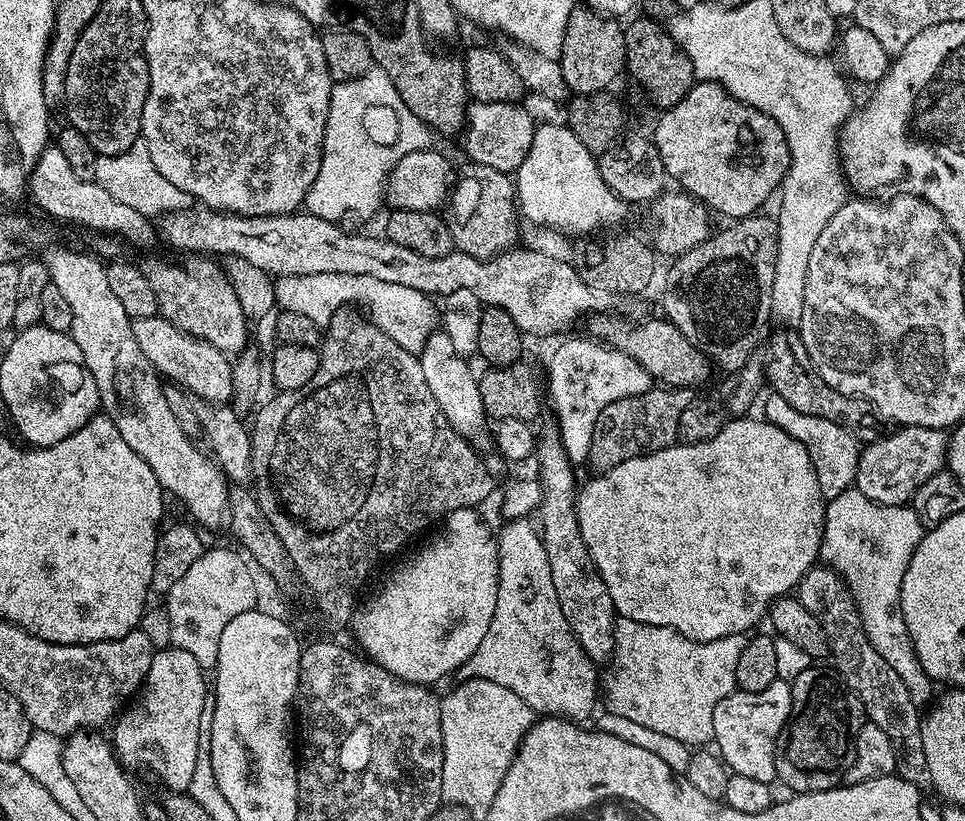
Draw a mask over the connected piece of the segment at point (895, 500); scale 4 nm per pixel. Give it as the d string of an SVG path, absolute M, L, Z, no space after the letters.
M900 426L889 431L861 451L855 488L882 506L907 505L918 486L945 467L949 439L949 433L942 428Z

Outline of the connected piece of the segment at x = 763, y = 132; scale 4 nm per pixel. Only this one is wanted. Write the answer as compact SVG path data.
M715 80L696 82L676 106L661 111L658 117L654 139L657 153L666 165L665 173L671 179L673 176L680 183L677 185L689 196L695 196L705 208L713 213L721 212L732 220L757 215L763 209L760 207L777 195L792 165L790 146L786 134L782 134L782 126L778 126L774 118L762 114L762 110L734 98Z

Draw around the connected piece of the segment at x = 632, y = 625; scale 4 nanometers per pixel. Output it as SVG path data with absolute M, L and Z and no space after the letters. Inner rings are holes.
M620 616L614 630L614 650L608 677L602 680L602 704L605 709L621 718L631 718L658 734L678 738L678 742L689 746L704 746L712 740L714 734L714 710L718 702L726 698L736 687L736 663L738 654L742 654L745 637L727 636L701 644L683 636L678 630L666 626L646 626L646 622L634 622Z

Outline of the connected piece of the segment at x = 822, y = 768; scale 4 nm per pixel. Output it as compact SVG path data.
M813 666L798 674L798 678L790 681L792 685L792 705L788 720L784 724L782 734L776 743L776 778L785 784L792 794L802 792L825 792L831 788L839 788L844 784L846 770L854 762L858 730L866 723L864 707L857 696L848 689L848 684L835 671Z

